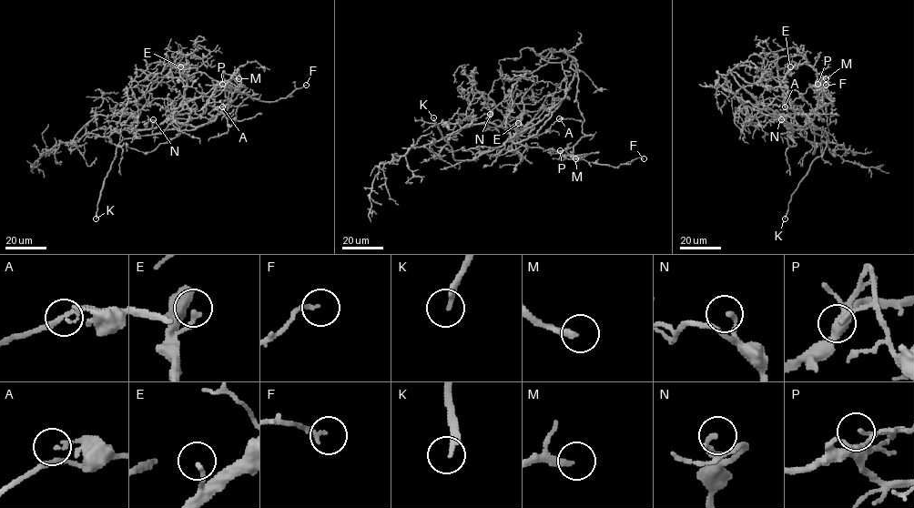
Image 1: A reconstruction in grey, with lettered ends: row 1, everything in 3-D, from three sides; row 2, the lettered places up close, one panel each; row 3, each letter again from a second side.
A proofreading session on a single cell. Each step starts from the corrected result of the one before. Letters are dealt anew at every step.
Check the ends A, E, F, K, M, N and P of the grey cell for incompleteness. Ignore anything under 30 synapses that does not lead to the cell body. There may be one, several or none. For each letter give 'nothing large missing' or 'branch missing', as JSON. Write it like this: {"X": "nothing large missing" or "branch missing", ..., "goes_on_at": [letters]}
{"A": "nothing large missing", "E": "nothing large missing", "F": "nothing large missing", "K": "branch missing", "M": "branch missing", "N": "nothing large missing", "P": "nothing large missing", "goes_on_at": ["K", "M"]}

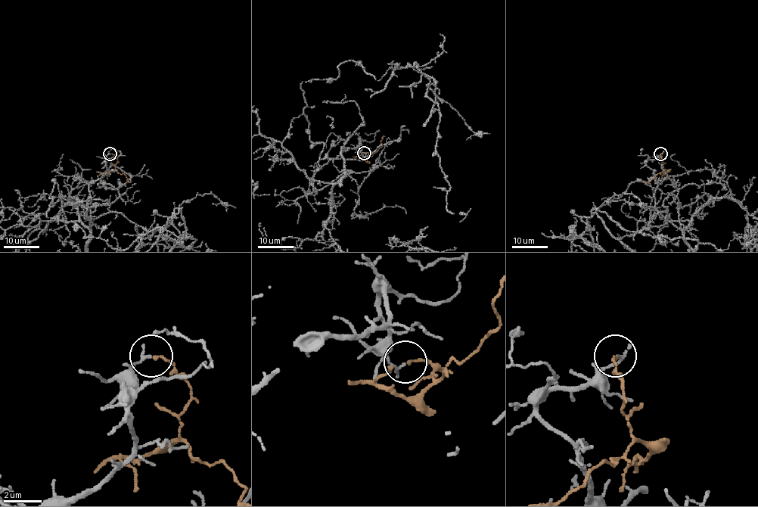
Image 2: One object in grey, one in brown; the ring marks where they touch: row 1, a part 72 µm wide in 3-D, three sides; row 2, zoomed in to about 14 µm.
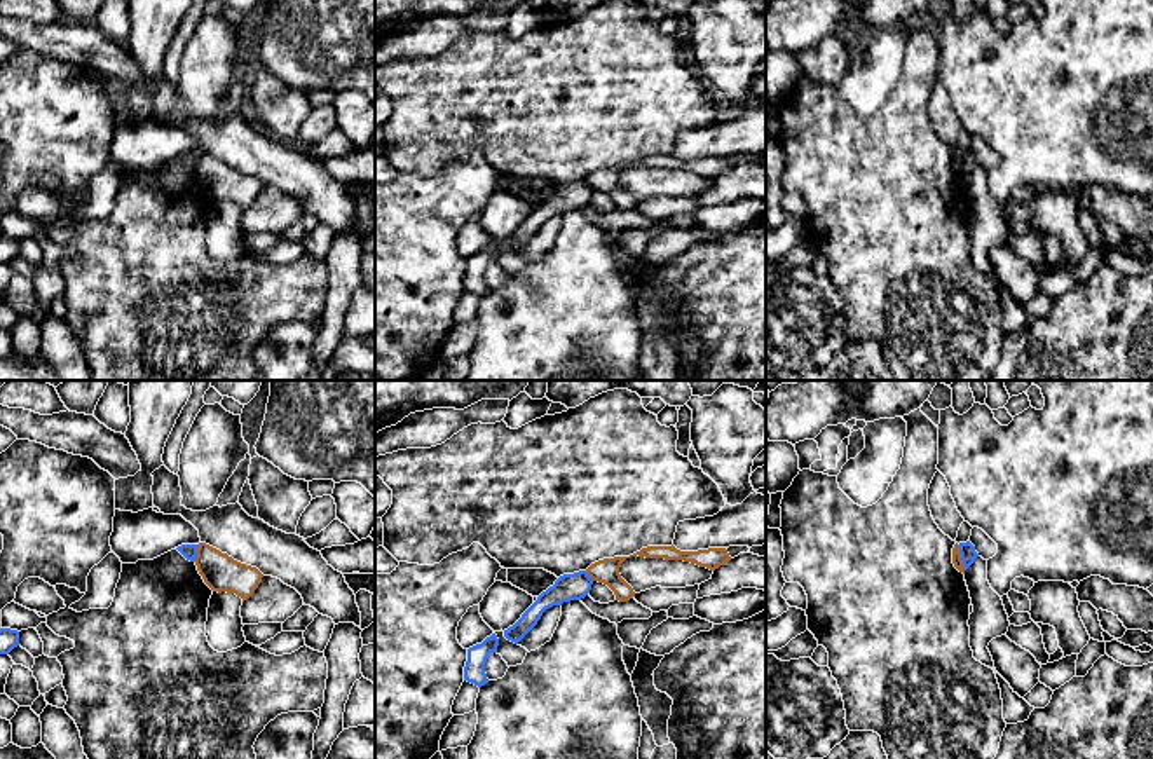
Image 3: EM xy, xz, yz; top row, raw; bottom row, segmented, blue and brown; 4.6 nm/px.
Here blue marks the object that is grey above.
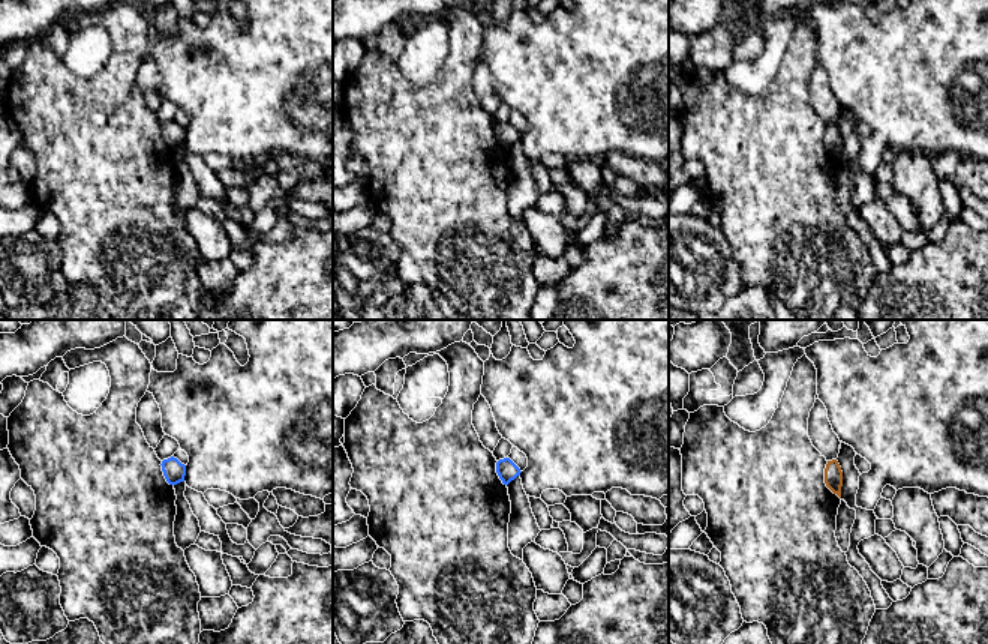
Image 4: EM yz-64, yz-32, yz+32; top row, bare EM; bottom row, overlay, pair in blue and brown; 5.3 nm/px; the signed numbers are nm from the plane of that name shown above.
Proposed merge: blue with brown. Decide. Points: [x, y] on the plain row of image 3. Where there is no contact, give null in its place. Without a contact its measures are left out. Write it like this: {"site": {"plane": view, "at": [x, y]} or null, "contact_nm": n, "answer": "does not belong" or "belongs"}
{"site": {"plane": "yz", "at": [961, 166]}, "contact_nm": 130, "answer": "does not belong"}

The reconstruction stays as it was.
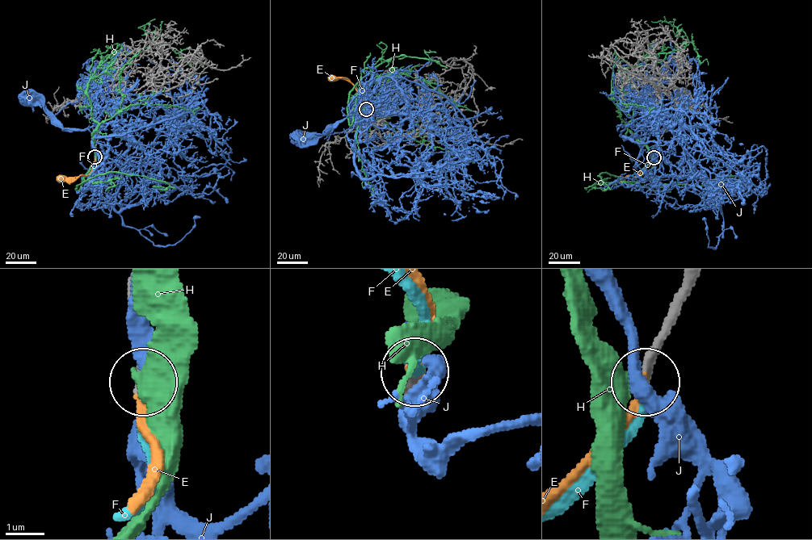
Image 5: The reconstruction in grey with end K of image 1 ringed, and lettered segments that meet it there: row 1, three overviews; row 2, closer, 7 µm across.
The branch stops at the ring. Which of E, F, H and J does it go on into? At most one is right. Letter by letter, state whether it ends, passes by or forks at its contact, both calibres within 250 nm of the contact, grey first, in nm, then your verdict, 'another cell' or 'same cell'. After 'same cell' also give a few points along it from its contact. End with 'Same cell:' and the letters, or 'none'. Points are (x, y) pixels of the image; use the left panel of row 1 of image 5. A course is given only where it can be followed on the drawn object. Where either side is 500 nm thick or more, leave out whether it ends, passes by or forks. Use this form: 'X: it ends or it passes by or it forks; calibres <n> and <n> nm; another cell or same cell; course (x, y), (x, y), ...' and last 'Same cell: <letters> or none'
E: it ends; calibres 260 and 240 nm; same cell; course (94, 156), (93, 167), (88, 175), (61, 177)
F: it ends; calibres 190 and 240 nm; another cell
H: calibres 220 and 550 nm; another cell
J: it passes by; calibres 280 and 420 nm; another cell
Same cell: E

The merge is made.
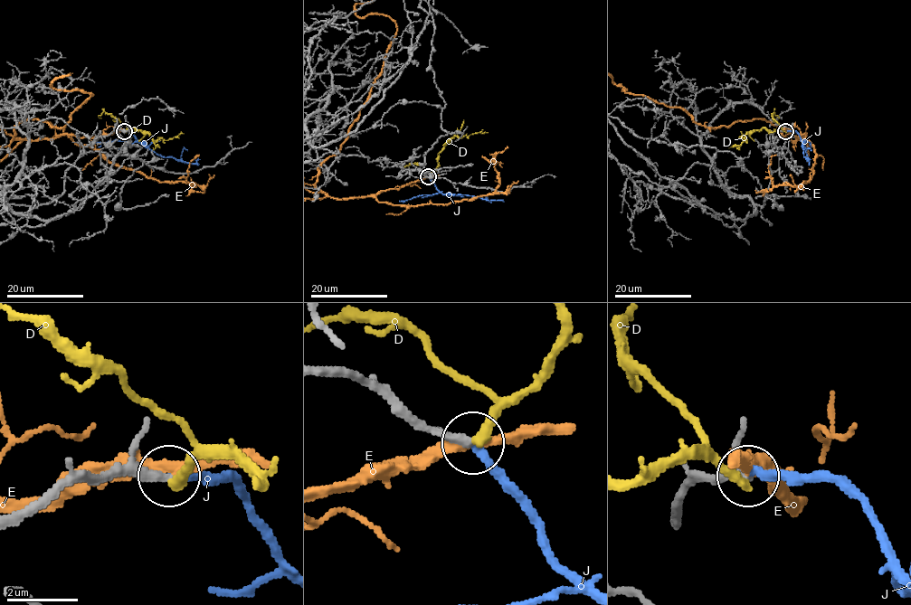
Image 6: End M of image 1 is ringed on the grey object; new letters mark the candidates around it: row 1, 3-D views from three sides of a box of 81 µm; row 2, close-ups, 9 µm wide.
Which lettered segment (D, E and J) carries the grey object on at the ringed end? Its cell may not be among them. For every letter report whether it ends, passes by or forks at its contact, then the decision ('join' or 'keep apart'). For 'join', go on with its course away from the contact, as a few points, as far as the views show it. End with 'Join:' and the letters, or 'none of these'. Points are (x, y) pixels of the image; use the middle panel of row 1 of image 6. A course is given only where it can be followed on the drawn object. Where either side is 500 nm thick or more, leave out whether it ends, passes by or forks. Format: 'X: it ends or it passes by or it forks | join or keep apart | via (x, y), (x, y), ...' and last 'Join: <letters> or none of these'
D: it ends | keep apart
E: it passes by | keep apart
J: it ends | join | via (428, 176), (443, 193), (504, 202)
Join: J

